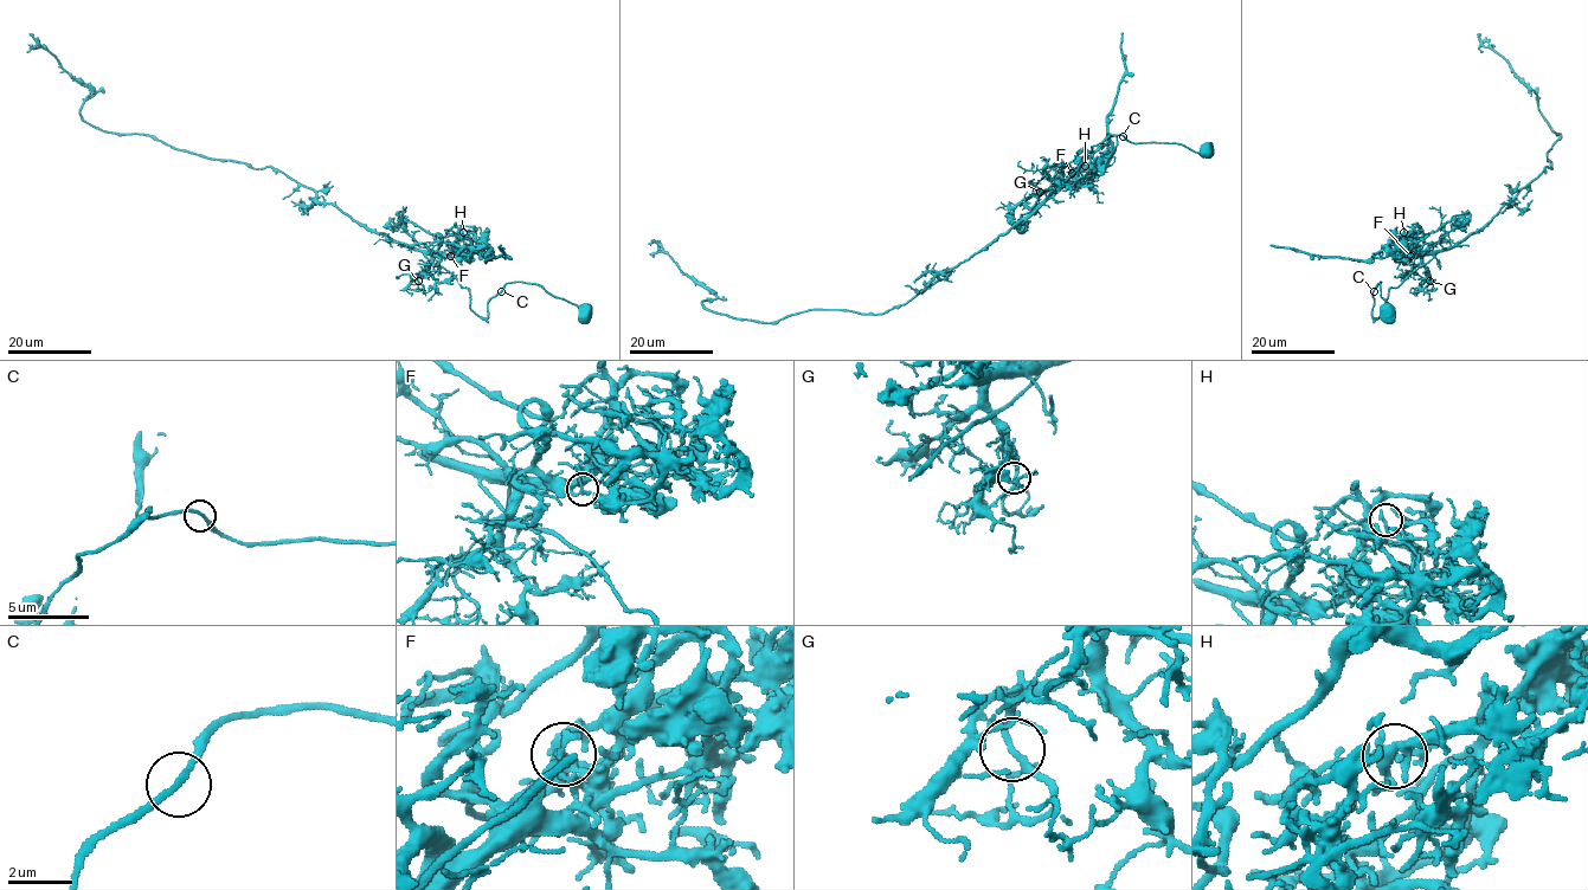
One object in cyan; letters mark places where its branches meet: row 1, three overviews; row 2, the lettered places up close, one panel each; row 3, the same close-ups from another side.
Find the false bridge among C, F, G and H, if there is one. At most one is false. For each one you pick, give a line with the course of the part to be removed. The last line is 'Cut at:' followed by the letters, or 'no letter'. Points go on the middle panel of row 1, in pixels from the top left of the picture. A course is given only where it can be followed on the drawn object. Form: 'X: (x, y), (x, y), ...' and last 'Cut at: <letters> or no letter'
F: (1072, 173), (1077, 175), (1101, 147), (1112, 147), (1107, 114), (1125, 71), (1123, 33)
Cut at: F

